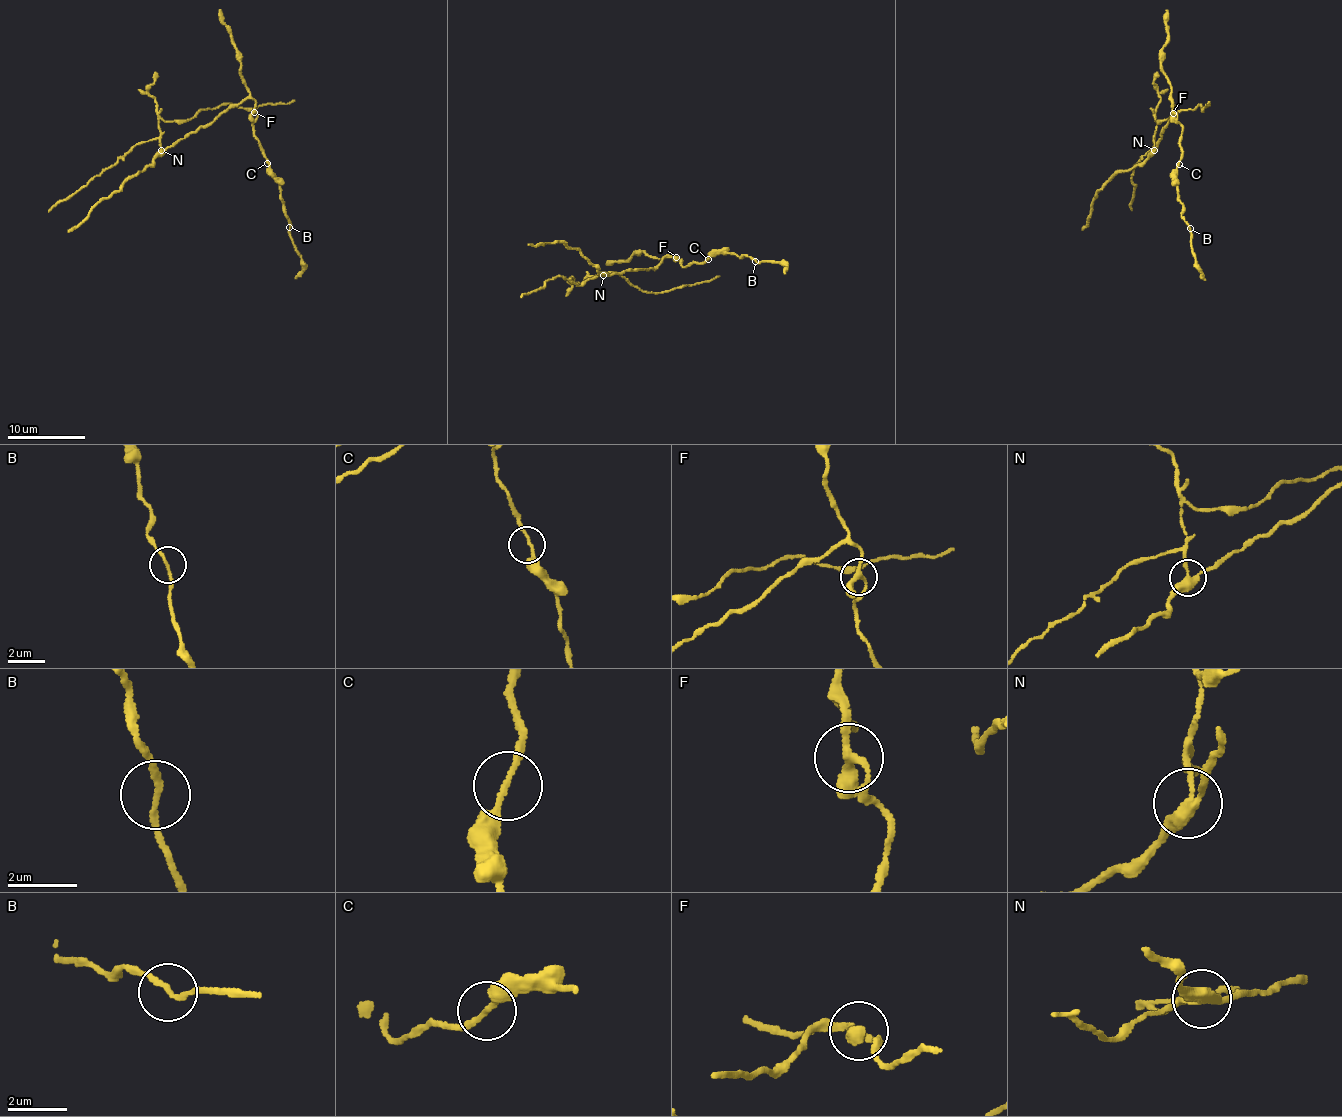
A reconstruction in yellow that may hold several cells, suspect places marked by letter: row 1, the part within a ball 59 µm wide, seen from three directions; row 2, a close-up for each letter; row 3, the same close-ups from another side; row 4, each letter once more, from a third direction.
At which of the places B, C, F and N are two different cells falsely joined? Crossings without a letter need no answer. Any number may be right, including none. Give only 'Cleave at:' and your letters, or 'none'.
Cleave at: B, N

